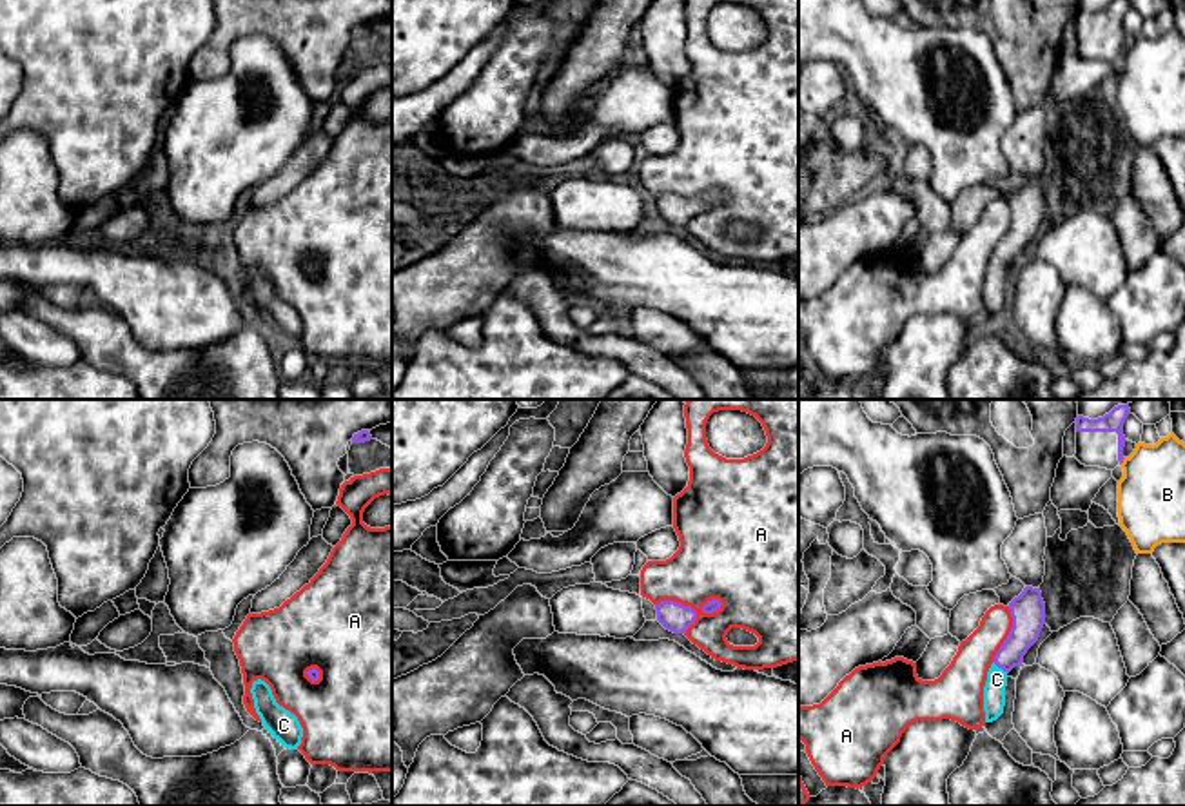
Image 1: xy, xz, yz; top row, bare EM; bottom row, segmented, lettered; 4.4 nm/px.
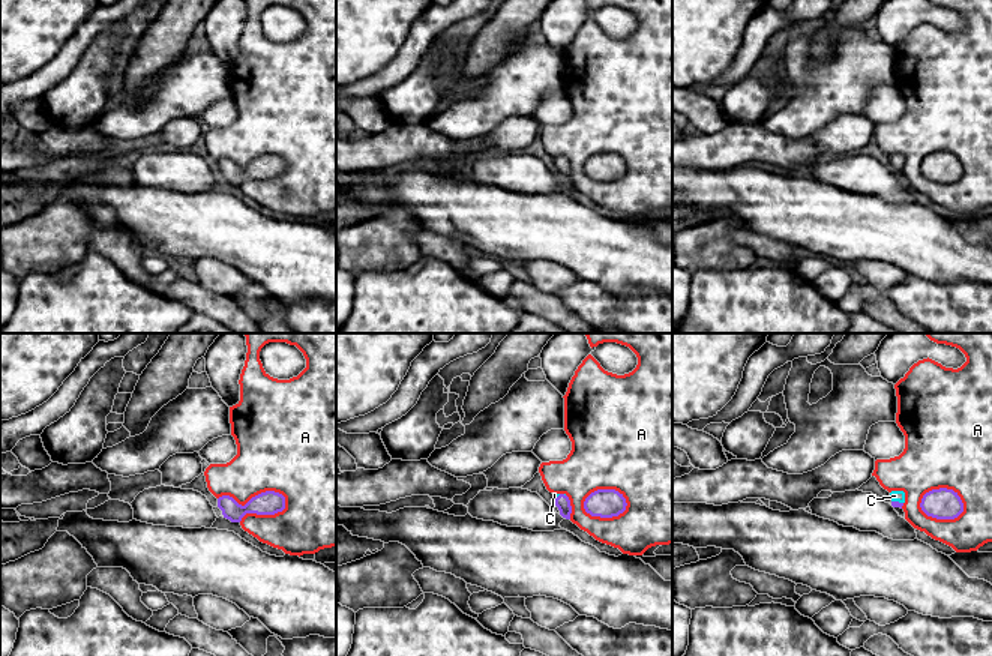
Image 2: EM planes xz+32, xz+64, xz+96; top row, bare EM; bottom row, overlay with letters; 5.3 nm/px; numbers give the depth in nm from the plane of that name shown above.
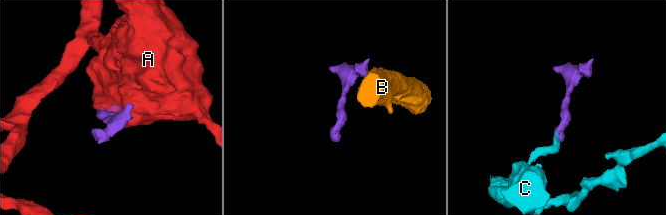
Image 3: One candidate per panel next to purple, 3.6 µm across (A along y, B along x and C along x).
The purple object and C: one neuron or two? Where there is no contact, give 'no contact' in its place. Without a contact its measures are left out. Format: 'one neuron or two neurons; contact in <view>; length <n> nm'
one neuron; contact in yz; length 90 nm

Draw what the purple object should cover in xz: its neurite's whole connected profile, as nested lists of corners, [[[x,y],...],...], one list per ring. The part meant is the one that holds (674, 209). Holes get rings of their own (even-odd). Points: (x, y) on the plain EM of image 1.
[[[661,194],[655,203],[657,214],[673,227],[686,227],[697,212],[697,205],[691,200],[675,194]]]

